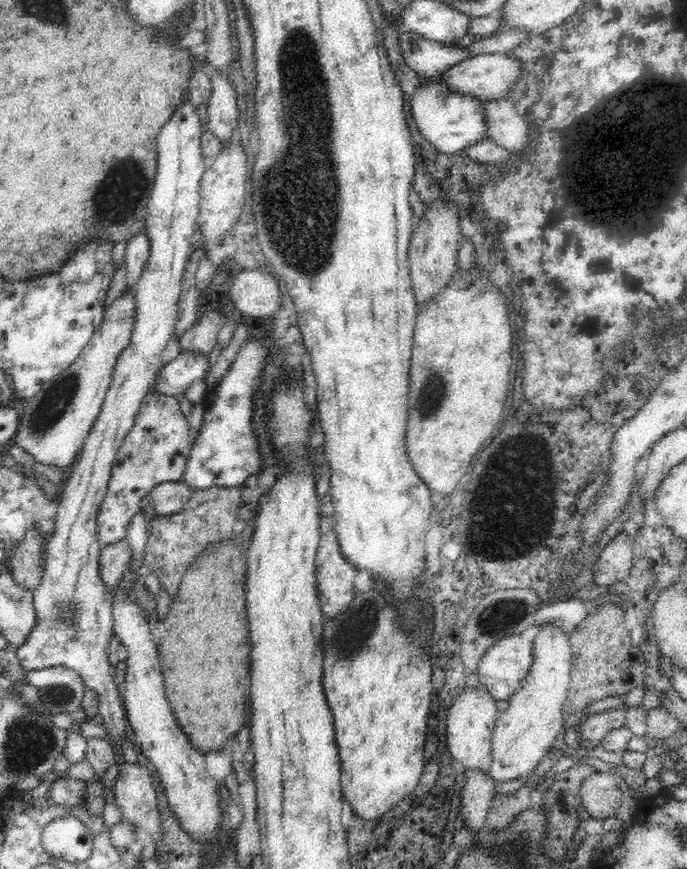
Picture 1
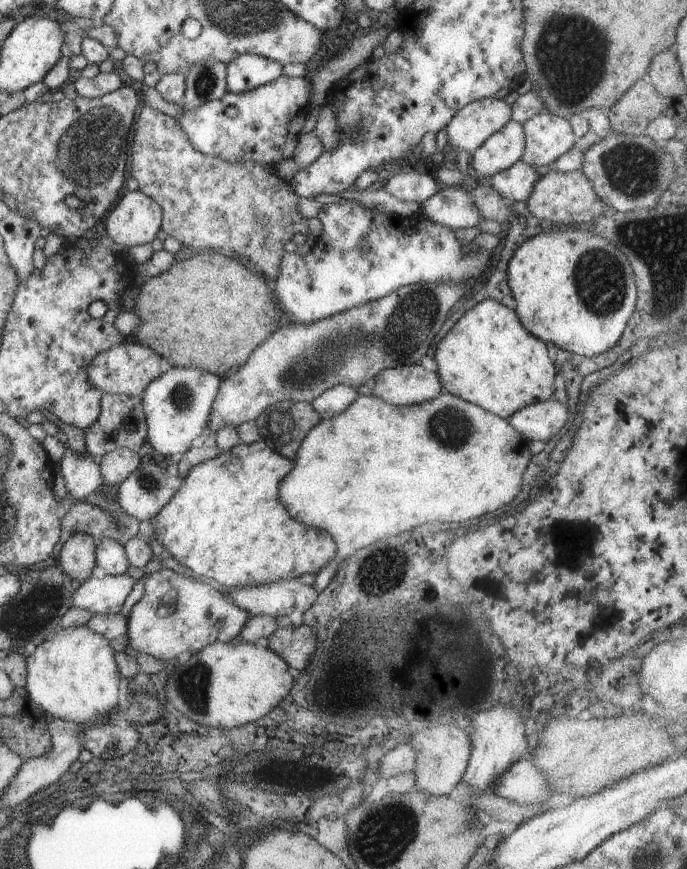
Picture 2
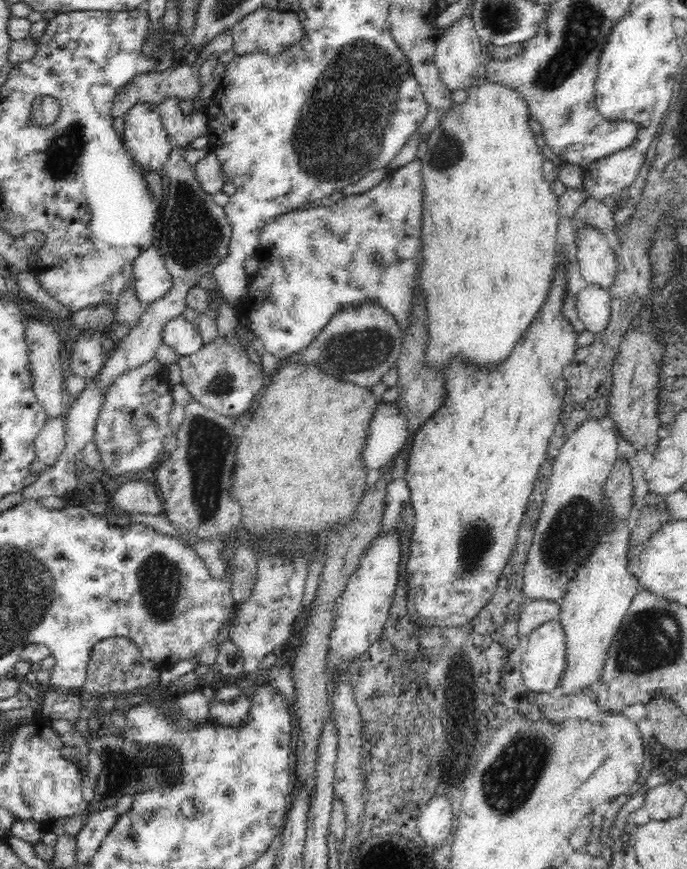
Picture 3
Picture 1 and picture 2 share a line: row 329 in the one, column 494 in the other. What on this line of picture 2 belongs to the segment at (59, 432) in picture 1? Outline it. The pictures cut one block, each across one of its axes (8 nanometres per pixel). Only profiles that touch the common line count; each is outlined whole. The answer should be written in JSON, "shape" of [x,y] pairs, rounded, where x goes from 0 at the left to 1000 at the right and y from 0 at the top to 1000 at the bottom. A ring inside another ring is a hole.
{"shape":[[[705,113],[671,124],[649,144],[652,162],[683,178],[745,137],[745,121],[731,113]]]}

